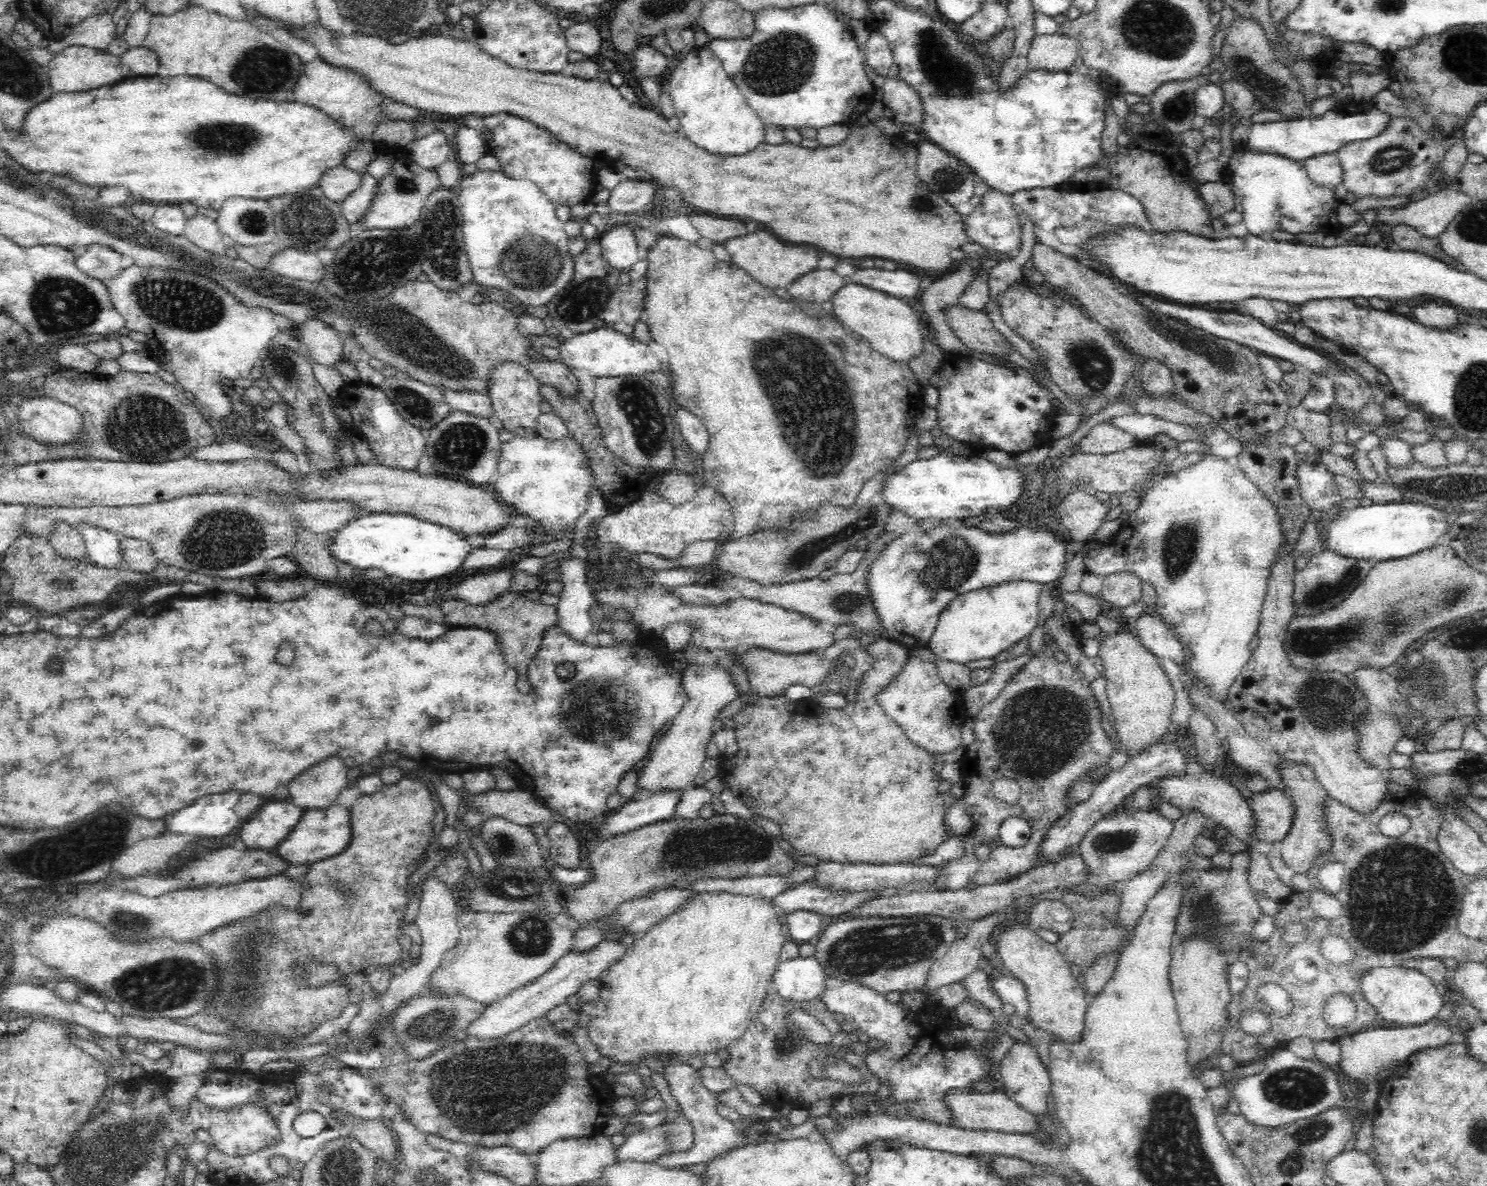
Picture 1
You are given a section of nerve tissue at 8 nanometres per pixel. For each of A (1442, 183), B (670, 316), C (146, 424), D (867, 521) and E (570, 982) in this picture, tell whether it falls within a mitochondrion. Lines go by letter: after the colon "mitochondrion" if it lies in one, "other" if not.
A: other
B: other
C: mitochondrion
D: mitochondrion
E: other

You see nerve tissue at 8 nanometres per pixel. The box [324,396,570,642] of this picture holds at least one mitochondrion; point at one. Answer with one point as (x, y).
(460, 447)

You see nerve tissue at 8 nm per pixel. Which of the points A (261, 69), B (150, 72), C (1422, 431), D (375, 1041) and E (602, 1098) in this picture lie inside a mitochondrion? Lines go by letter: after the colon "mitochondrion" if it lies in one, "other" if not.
A: mitochondrion
B: other
C: other
D: other
E: other

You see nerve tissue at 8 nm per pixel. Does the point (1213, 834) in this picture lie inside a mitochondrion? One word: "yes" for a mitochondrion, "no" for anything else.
no

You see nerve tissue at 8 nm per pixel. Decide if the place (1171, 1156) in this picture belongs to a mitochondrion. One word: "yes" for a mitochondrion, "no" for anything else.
yes

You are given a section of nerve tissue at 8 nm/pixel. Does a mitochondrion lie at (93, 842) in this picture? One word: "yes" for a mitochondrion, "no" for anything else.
yes

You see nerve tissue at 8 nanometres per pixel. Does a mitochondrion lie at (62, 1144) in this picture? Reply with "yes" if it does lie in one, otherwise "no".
yes

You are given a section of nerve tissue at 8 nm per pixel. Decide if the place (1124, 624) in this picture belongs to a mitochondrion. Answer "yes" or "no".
no

